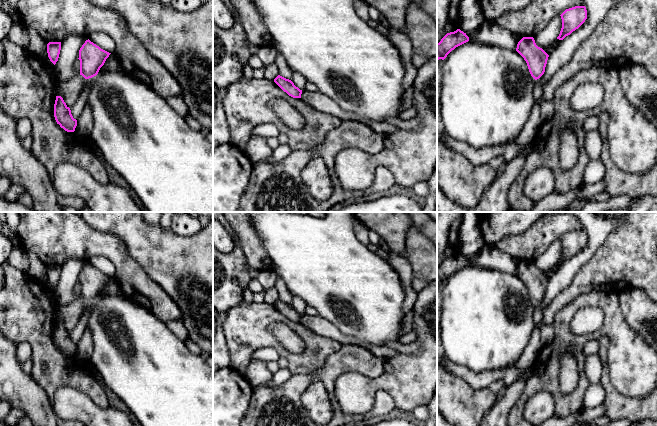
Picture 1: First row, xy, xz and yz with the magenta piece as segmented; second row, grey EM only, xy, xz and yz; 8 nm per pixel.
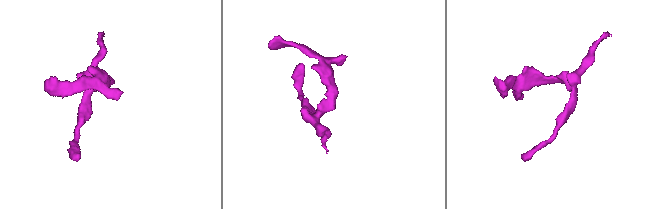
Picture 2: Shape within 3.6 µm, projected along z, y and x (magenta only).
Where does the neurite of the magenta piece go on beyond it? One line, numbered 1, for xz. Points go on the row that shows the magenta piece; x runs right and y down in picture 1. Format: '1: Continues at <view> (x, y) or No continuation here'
1: No continuation here

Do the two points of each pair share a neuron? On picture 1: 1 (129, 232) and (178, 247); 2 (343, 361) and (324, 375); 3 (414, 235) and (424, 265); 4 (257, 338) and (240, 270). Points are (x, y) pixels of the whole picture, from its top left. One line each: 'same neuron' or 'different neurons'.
1: same neuron
2: same neuron
3: same neuron
4: different neurons

